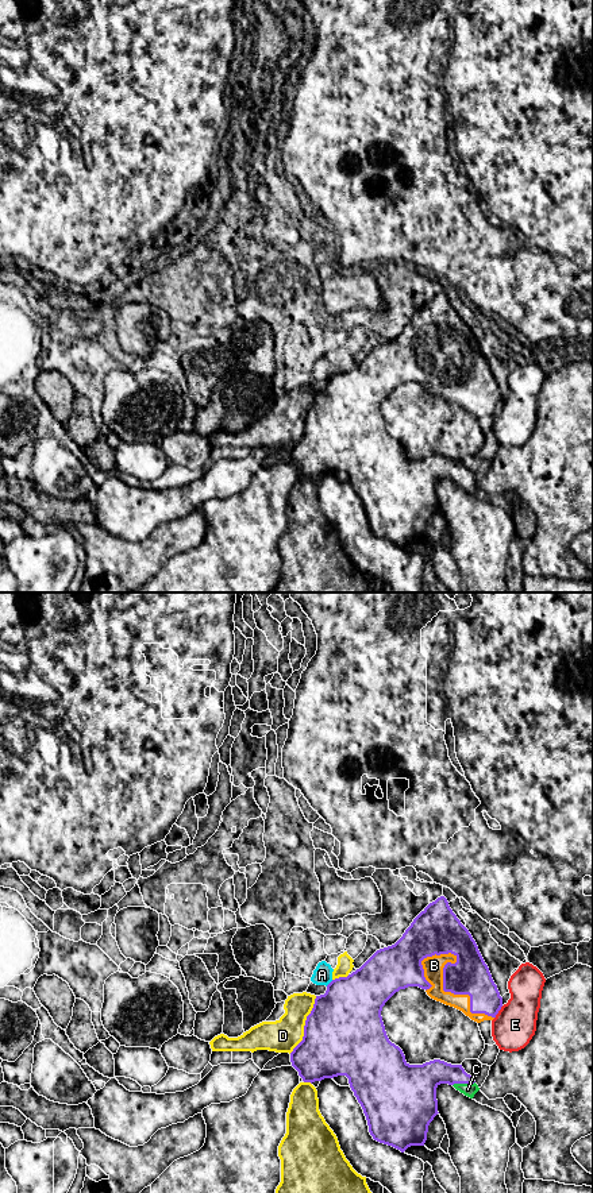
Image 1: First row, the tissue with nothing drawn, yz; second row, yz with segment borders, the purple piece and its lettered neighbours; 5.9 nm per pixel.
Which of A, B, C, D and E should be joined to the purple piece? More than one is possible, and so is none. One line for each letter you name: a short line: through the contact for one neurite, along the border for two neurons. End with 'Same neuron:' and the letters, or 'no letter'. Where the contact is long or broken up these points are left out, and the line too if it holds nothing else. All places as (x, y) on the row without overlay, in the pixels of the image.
Same neuron: B, C

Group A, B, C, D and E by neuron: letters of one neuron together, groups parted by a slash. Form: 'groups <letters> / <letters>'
groups A D / B C / E

